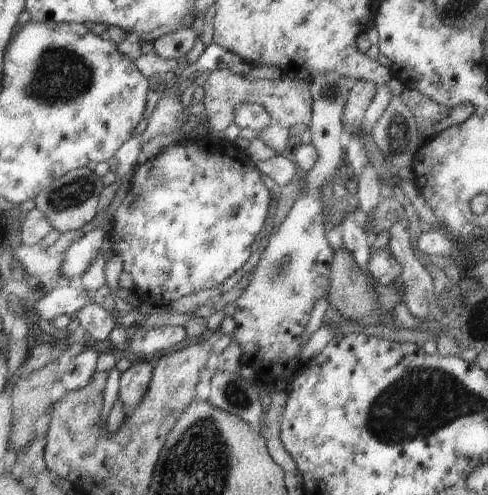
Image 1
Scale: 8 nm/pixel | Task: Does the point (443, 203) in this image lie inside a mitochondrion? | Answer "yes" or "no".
no

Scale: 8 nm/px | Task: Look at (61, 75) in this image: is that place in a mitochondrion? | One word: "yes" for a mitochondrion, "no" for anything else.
yes

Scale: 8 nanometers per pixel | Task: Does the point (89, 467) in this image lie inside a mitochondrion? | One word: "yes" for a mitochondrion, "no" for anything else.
no

